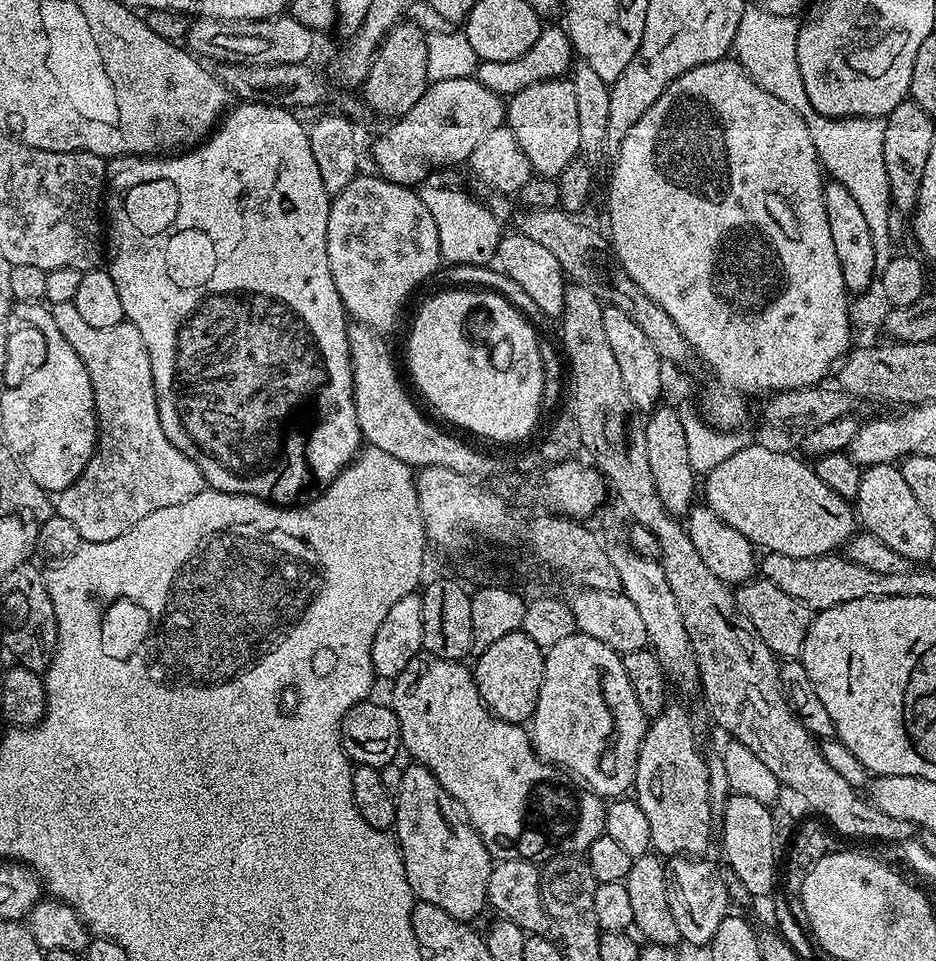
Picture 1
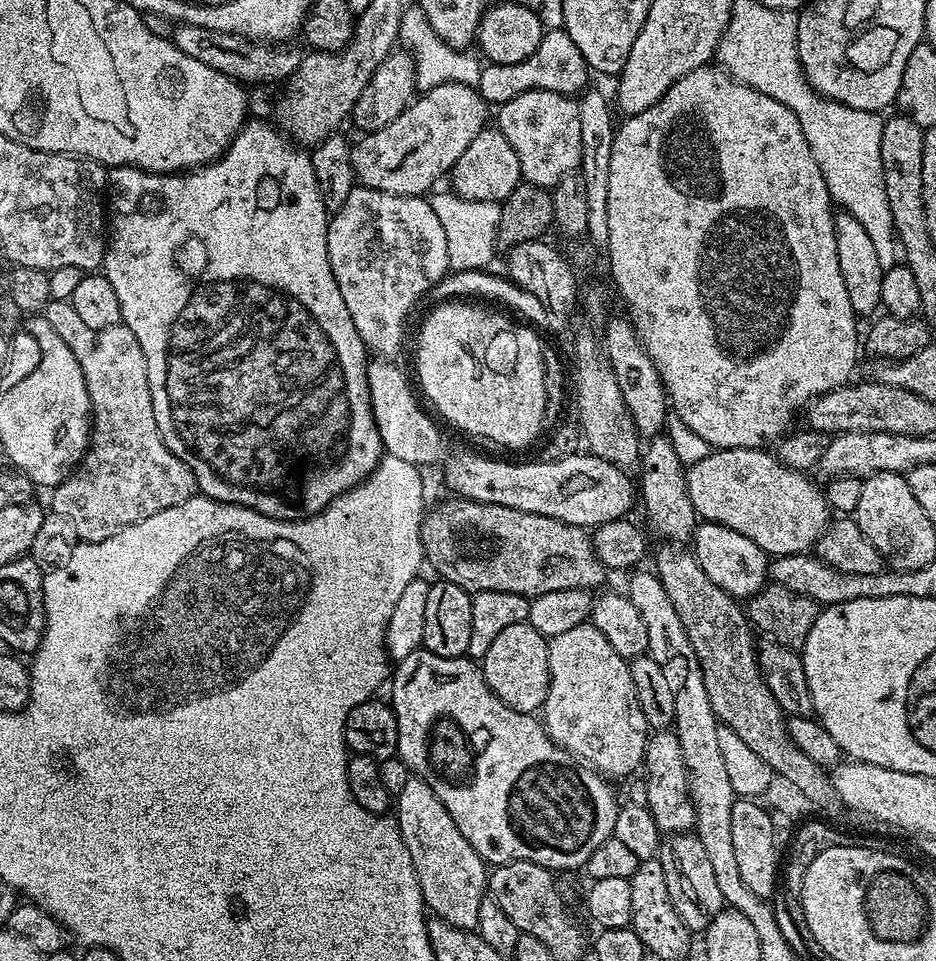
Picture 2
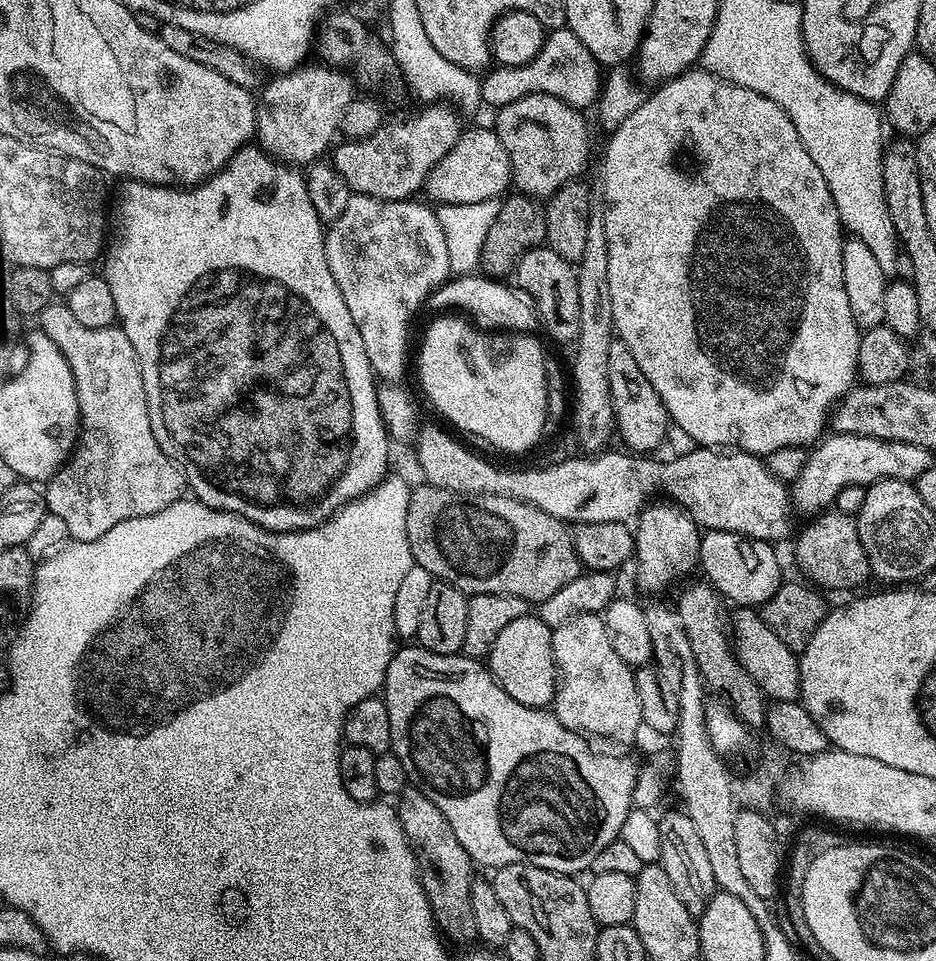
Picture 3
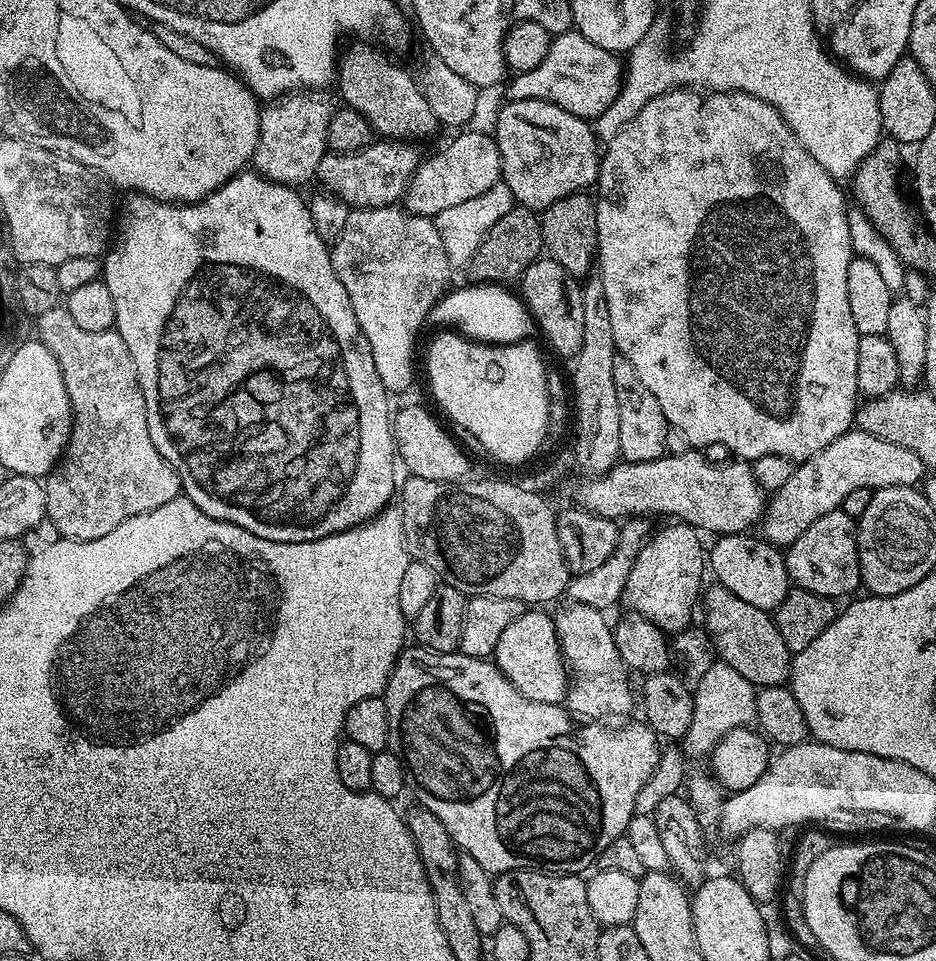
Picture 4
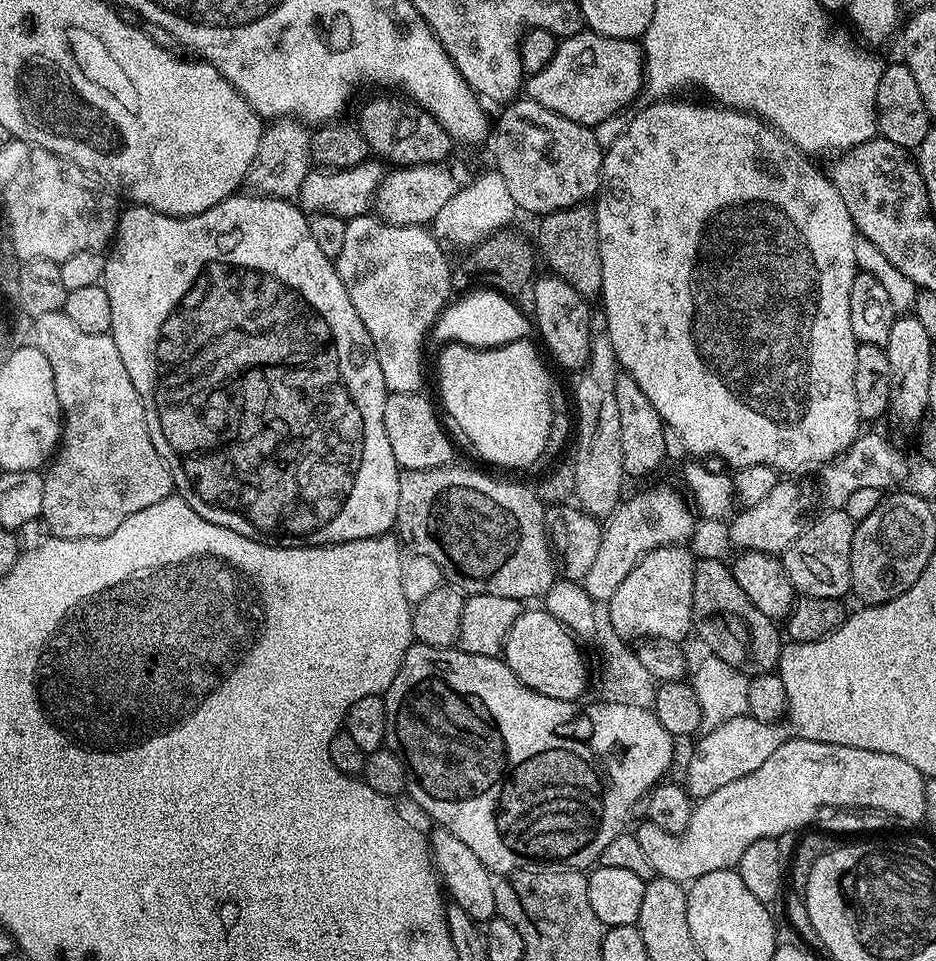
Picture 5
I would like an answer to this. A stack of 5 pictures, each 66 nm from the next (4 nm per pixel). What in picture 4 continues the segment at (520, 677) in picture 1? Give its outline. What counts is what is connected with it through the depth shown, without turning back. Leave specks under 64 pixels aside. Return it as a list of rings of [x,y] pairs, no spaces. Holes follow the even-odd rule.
[[[525,610],[518,618],[514,618],[514,623],[502,633],[502,638],[498,638],[498,646],[494,653],[494,662],[510,678],[510,682],[530,702],[546,702],[547,704],[565,703],[568,695],[568,667],[564,665],[564,655],[558,642],[556,633],[556,621],[551,615],[548,616],[544,610]]]

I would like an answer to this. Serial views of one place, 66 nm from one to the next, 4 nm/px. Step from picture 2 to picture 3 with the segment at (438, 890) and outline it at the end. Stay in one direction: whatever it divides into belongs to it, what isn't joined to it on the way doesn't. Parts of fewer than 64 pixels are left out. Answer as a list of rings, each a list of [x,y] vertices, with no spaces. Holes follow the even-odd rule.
[[[408,786],[398,802],[400,804],[398,803],[396,808],[396,819],[402,822],[402,830],[412,847],[420,871],[420,881],[432,907],[437,929],[456,944],[467,945],[475,941],[477,935],[470,894],[470,886],[474,879],[471,858],[466,854],[466,850],[462,850],[462,842],[454,838],[454,830],[450,830],[450,822],[446,822],[442,810],[438,810],[438,806],[434,806],[434,802],[426,798],[426,794]]]

